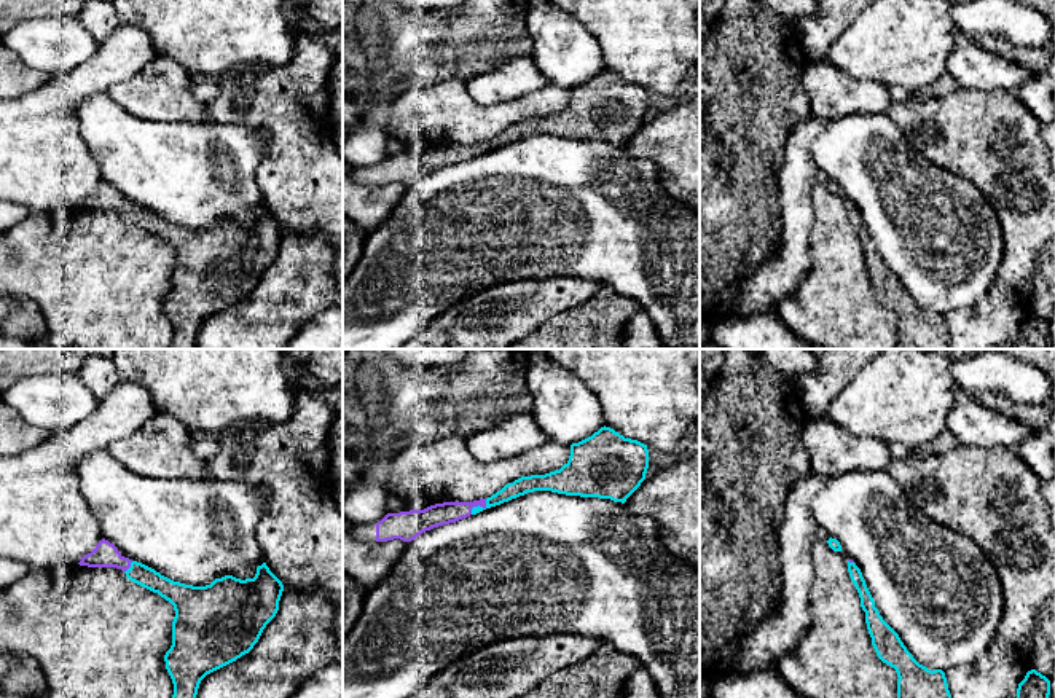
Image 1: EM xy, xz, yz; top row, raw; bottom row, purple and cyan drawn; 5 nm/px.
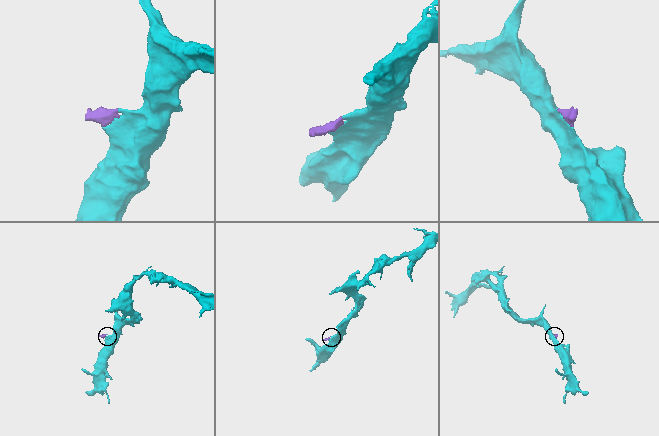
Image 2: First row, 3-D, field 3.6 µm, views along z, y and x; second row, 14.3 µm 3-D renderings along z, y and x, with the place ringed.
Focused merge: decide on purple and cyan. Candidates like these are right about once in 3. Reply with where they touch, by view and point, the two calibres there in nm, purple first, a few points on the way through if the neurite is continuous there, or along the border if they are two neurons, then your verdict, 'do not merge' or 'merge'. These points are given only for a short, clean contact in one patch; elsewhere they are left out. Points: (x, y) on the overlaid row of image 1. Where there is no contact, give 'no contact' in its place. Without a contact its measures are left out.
xz (478, 504) | 110/90 nm | across xz (435, 515), (472, 509), (478, 504), (523, 485) | merge

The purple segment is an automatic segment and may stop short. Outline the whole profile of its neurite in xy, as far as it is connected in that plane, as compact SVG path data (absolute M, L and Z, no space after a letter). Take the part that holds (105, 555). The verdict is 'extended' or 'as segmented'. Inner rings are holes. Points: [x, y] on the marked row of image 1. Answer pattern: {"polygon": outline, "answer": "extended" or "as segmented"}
{"polygon": "M105 539L78 564L121 569L131 582L158 593L174 606L172 645L164 655L166 669L174 684L172 698L196 698L199 684L207 674L249 653L266 625L276 617L284 591L282 582L269 571L266 563L257 567L253 578L241 580L225 575L215 578L210 585L193 586L174 582L142 563L124 558Z", "answer": "extended"}

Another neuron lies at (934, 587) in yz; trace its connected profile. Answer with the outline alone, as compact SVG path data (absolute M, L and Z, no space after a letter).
M857 470L827 480L811 512L861 569L880 615L920 665L945 671L971 665L986 652L1004 610L996 569L971 537L913 507L888 470Z

